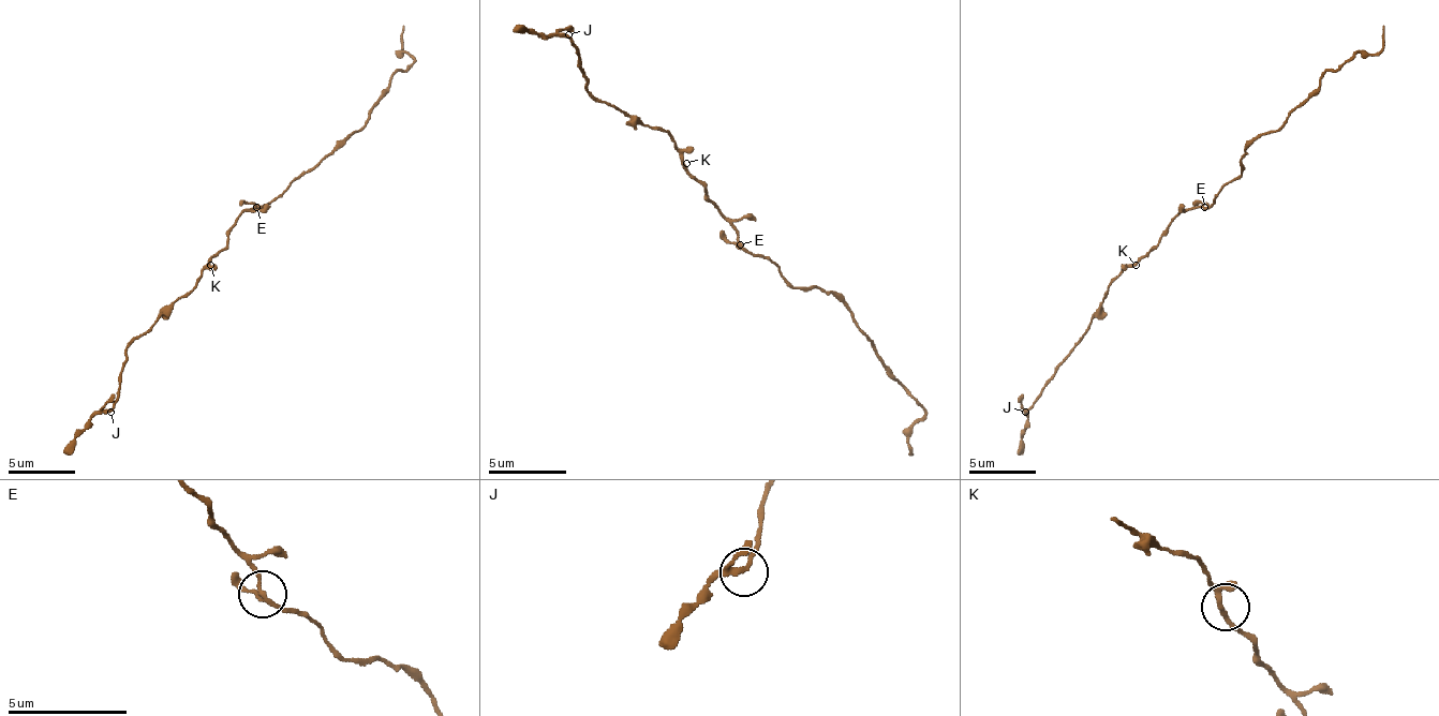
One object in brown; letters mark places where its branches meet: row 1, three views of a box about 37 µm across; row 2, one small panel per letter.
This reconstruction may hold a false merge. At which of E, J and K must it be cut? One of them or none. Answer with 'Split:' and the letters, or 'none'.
Split: none

